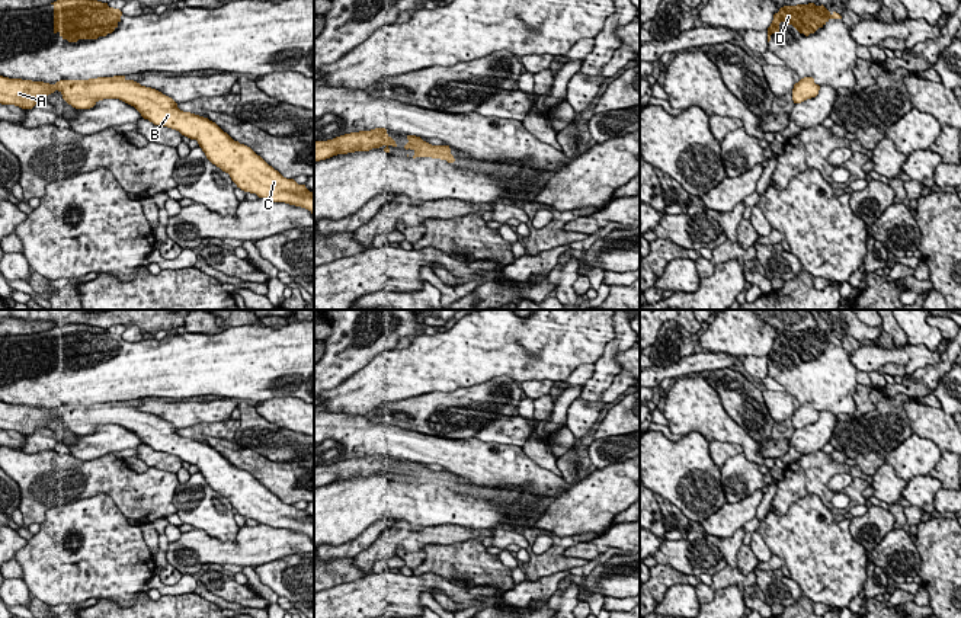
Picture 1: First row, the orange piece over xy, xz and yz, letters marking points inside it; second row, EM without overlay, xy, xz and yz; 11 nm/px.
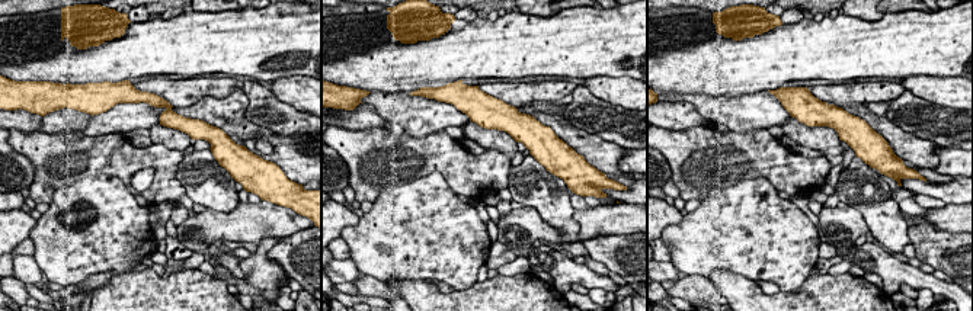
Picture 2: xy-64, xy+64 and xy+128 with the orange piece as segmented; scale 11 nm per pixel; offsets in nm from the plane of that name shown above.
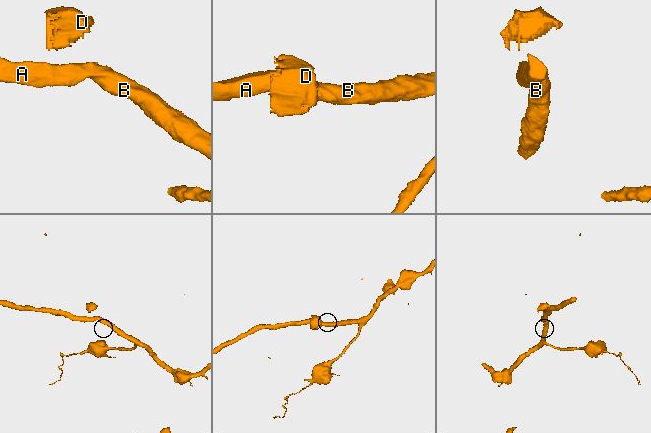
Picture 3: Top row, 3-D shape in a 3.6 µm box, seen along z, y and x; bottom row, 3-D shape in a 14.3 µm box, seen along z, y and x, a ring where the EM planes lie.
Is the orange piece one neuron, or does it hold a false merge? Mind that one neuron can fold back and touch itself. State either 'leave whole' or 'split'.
split

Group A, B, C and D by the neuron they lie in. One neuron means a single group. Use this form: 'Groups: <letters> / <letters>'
Groups: A B C / D

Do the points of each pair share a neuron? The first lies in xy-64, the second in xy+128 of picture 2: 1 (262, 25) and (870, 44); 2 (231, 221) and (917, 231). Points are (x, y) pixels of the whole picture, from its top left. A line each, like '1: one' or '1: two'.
1: one
2: two

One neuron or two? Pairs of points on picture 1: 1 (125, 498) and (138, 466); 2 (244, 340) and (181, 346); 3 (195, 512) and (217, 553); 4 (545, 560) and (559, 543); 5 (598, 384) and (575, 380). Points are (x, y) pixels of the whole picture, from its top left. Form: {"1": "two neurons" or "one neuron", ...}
{"1": "two neurons", "2": "one neuron", "3": "two neurons", "4": "one neuron", "5": "two neurons"}

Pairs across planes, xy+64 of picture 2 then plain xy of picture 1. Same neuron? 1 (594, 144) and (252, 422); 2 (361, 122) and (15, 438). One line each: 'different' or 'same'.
1: different
2: different

